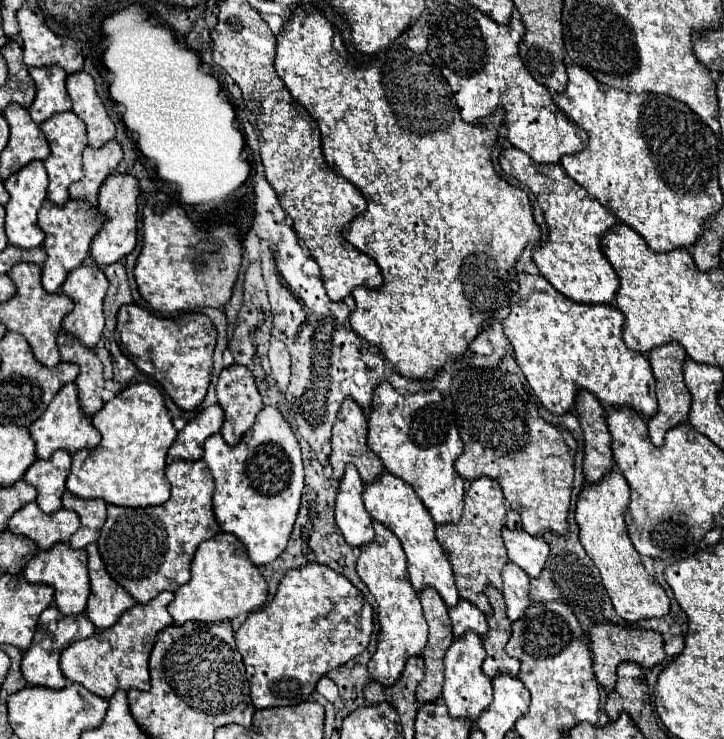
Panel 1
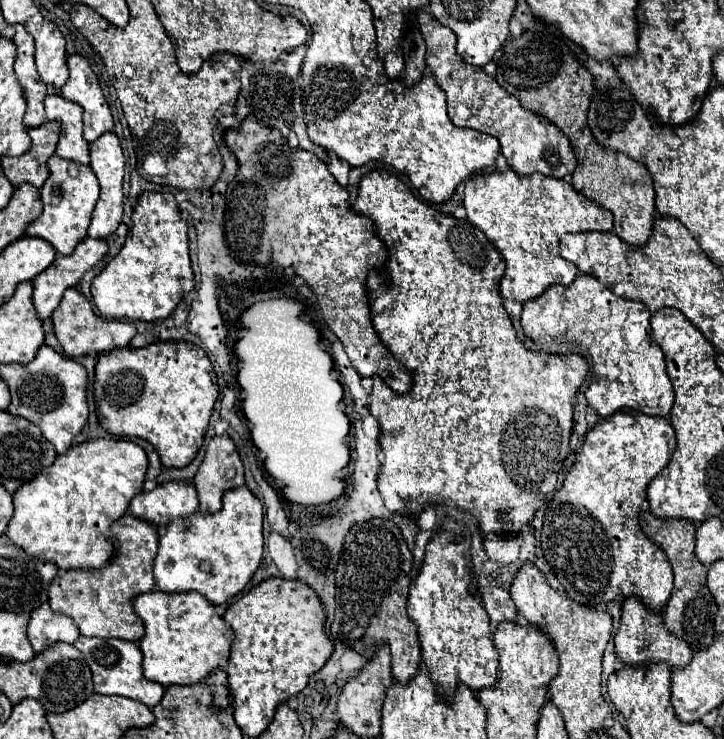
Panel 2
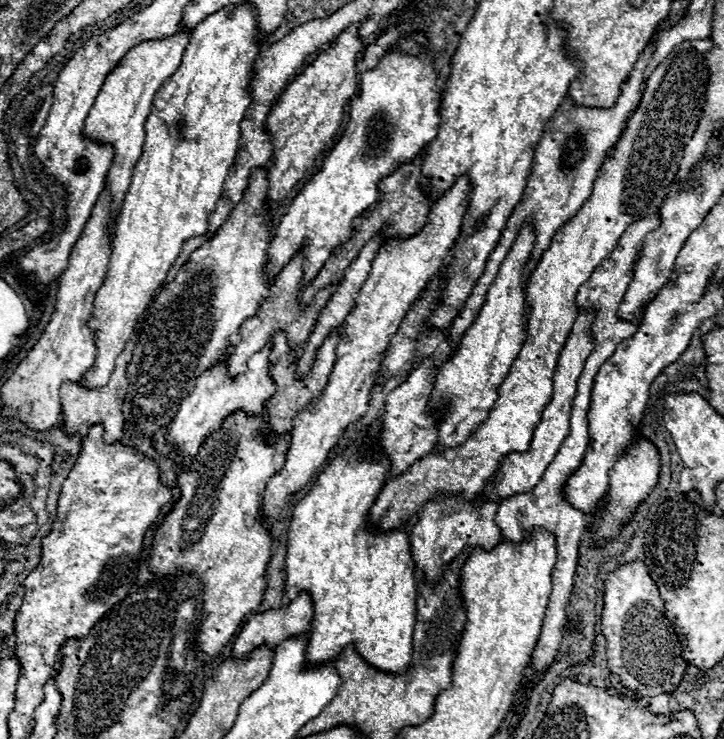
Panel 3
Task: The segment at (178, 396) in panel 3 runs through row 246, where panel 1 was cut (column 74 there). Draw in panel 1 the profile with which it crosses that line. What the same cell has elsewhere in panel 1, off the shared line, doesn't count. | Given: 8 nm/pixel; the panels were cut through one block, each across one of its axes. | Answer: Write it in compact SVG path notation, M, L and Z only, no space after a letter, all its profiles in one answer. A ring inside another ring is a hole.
M44 200L42 208L38 212L38 226L46 234L44 250L48 254L48 258L42 266L42 286L46 288L46 292L58 292L60 286L64 284L68 272L84 262L84 258L90 250L90 242L102 226L102 214L92 204L86 204L86 200L68 200L64 206Z

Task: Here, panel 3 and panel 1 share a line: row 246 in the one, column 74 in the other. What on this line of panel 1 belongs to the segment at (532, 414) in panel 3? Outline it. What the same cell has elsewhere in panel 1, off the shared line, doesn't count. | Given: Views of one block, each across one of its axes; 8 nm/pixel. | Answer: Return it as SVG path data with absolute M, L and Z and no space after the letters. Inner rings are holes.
M60 542L46 552L38 552L24 568L24 578L32 584L48 584L56 590L54 602L66 616L76 616L86 610L86 602L90 596L90 582L88 582L88 552L74 550L68 542Z

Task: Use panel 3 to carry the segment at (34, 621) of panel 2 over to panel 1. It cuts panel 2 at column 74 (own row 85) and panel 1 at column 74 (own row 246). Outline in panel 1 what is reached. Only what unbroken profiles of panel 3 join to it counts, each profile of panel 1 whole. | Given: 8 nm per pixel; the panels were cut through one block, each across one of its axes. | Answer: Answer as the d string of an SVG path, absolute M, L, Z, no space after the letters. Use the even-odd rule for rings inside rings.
M68 490L62 496L62 506L68 510L74 510L80 516L80 528L70 538L72 548L84 548L98 540L100 530L106 522L106 502L100 498L84 500L78 496L72 496Z

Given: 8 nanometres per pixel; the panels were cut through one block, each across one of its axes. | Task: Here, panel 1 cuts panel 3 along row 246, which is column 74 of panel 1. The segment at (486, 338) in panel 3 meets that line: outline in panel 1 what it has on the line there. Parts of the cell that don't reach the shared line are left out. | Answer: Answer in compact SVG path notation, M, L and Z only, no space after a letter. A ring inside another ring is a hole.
M36 502L20 508L8 524L10 532L34 540L42 550L48 550L58 542L68 542L78 528L80 518L76 512L60 508L58 512L44 514Z

